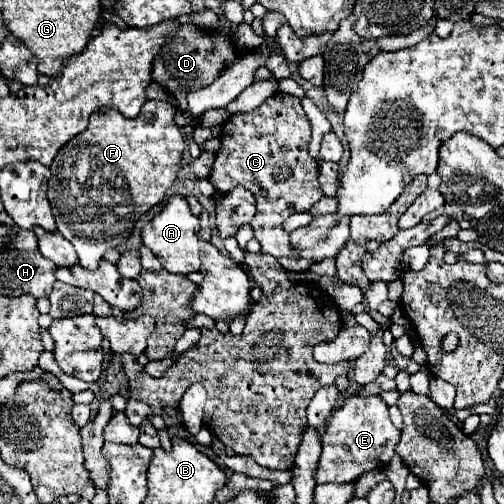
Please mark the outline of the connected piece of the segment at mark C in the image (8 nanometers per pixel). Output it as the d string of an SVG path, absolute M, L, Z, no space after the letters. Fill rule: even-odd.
M276 92L252 112L232 114L222 126L222 148L216 154L216 162L210 172L210 182L218 192L228 192L234 186L246 186L256 198L256 216L250 226L256 232L256 240L264 254L276 258L298 258L292 250L288 232L282 230L282 222L294 212L310 210L324 192L318 184L318 164L310 158L310 120L306 118L298 98Z

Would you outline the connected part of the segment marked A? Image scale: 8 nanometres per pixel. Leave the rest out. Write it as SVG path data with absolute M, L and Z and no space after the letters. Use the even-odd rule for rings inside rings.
M170 196L168 204L156 214L142 230L142 242L154 252L154 256L162 262L162 266L172 274L188 274L200 268L200 252L198 252L198 230L200 220L190 212L190 206L184 196Z

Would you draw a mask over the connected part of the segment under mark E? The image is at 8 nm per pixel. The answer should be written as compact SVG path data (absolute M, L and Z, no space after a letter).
M350 396L332 414L324 436L322 436L322 456L314 472L318 484L326 482L354 482L364 472L388 466L394 456L400 432L394 428L388 416L388 406L380 396Z

